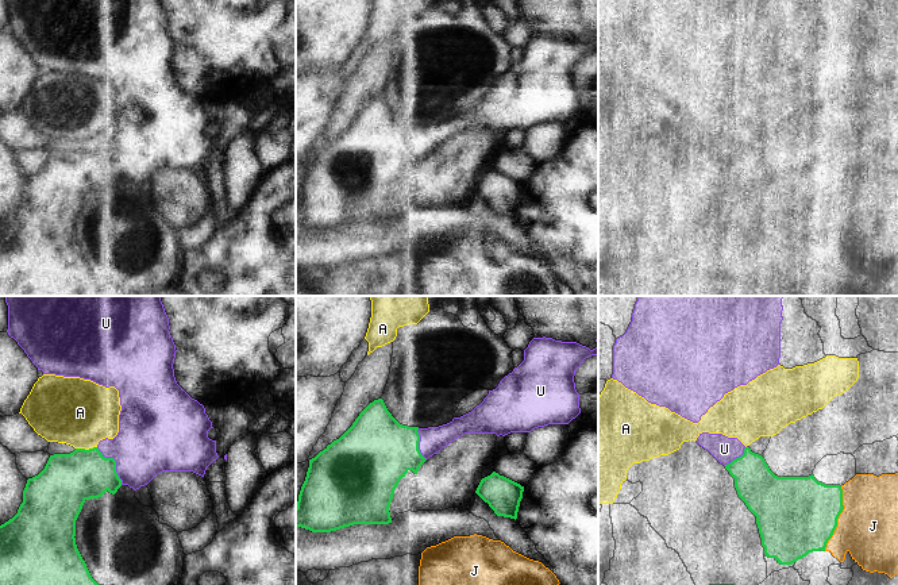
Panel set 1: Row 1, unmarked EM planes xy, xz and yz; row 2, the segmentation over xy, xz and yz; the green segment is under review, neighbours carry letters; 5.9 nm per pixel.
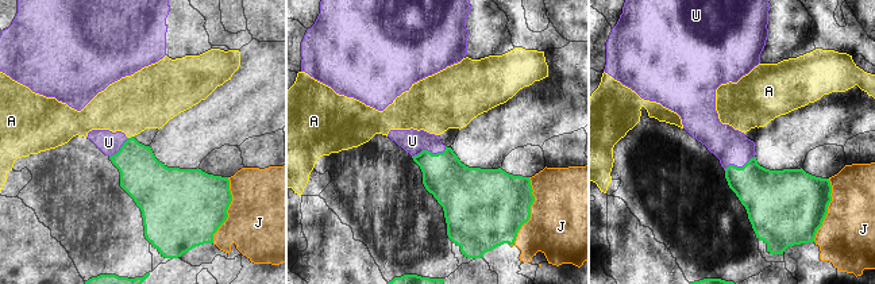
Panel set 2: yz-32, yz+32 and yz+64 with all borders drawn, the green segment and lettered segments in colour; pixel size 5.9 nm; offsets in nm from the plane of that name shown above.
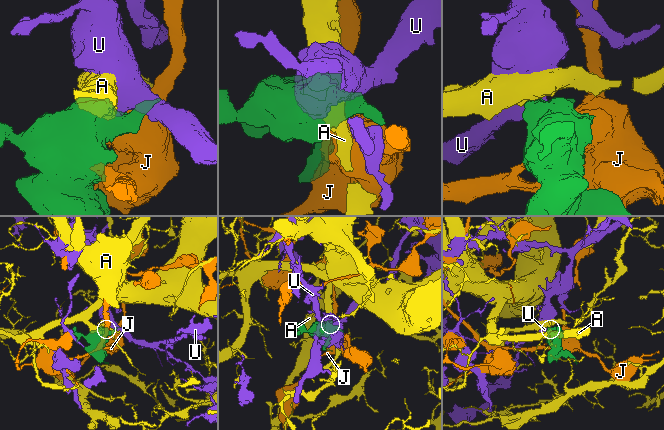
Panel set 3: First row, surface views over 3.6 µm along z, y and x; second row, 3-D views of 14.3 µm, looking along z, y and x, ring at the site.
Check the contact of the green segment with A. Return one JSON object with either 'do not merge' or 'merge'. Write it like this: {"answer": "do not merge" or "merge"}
{"answer": "do not merge"}

